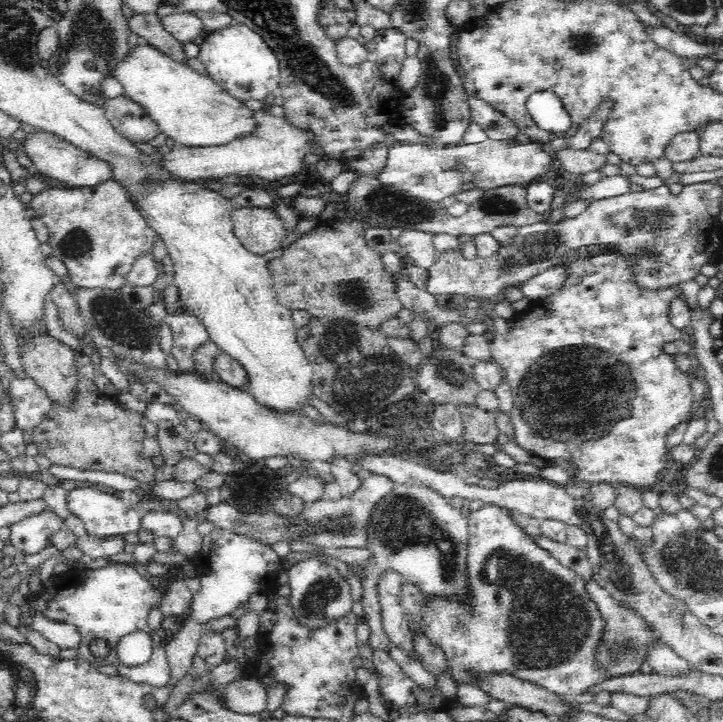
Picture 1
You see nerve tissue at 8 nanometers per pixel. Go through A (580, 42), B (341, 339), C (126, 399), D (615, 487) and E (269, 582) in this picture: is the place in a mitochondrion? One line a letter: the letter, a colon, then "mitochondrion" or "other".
A: mitochondrion
B: mitochondrion
C: other
D: other
E: other

